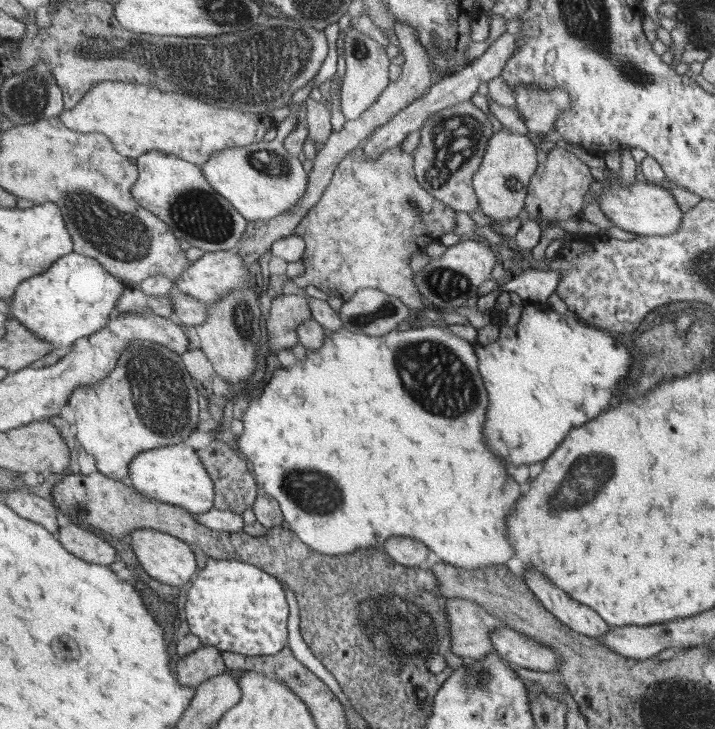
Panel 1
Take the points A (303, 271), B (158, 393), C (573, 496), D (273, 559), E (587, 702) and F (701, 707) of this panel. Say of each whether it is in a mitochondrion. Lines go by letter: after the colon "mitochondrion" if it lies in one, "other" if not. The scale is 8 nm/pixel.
A: other
B: mitochondrion
C: mitochondrion
D: other
E: other
F: mitochondrion

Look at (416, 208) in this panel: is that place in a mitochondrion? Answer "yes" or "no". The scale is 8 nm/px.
yes

